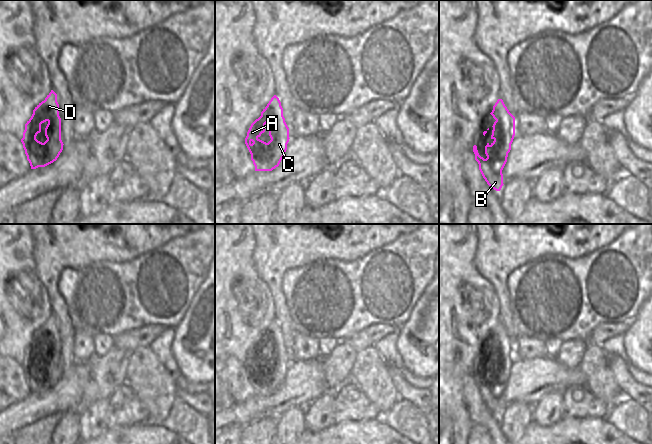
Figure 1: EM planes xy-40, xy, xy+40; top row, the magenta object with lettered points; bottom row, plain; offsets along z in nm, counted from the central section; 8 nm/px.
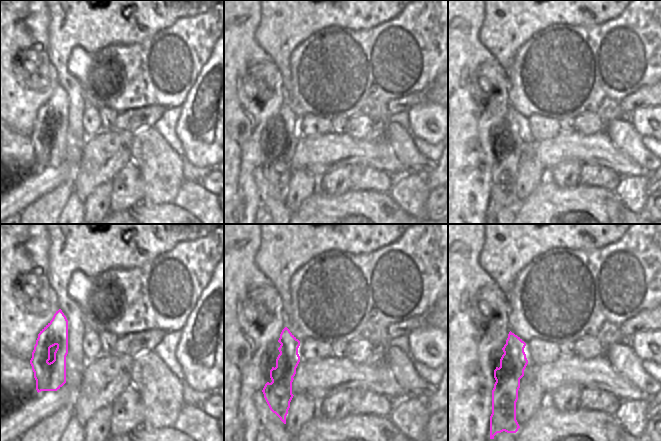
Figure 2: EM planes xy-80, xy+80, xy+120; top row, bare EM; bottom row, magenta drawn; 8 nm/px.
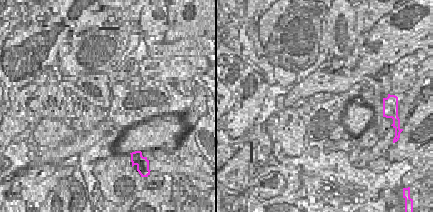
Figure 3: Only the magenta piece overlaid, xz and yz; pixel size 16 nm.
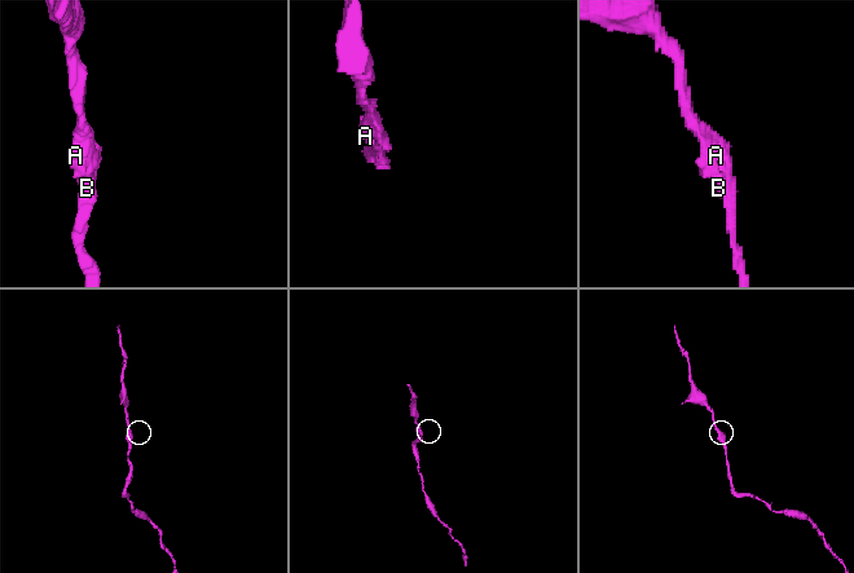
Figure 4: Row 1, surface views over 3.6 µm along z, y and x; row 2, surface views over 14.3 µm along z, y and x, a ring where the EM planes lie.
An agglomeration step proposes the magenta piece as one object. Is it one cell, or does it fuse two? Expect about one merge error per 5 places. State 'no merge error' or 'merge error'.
no merge error

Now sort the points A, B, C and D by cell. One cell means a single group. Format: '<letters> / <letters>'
A B C D

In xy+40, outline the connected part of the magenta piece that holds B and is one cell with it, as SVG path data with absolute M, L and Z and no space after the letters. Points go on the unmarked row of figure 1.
M502 323L497 324L490 338L496 345L492 350L491 359L494 365L485 370L487 382L484 383L479 379L476 369L473 370L473 376L487 408L492 413L500 415L504 409L502 394L515 360L515 341L509 336Z

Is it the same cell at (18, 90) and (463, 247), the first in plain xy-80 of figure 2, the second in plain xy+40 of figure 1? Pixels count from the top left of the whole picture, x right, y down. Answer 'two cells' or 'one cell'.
one cell

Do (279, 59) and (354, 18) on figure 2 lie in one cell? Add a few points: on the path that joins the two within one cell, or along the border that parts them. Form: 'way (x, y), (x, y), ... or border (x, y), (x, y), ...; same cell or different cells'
way (292, 39), (313, 18), (334, 18); same cell

